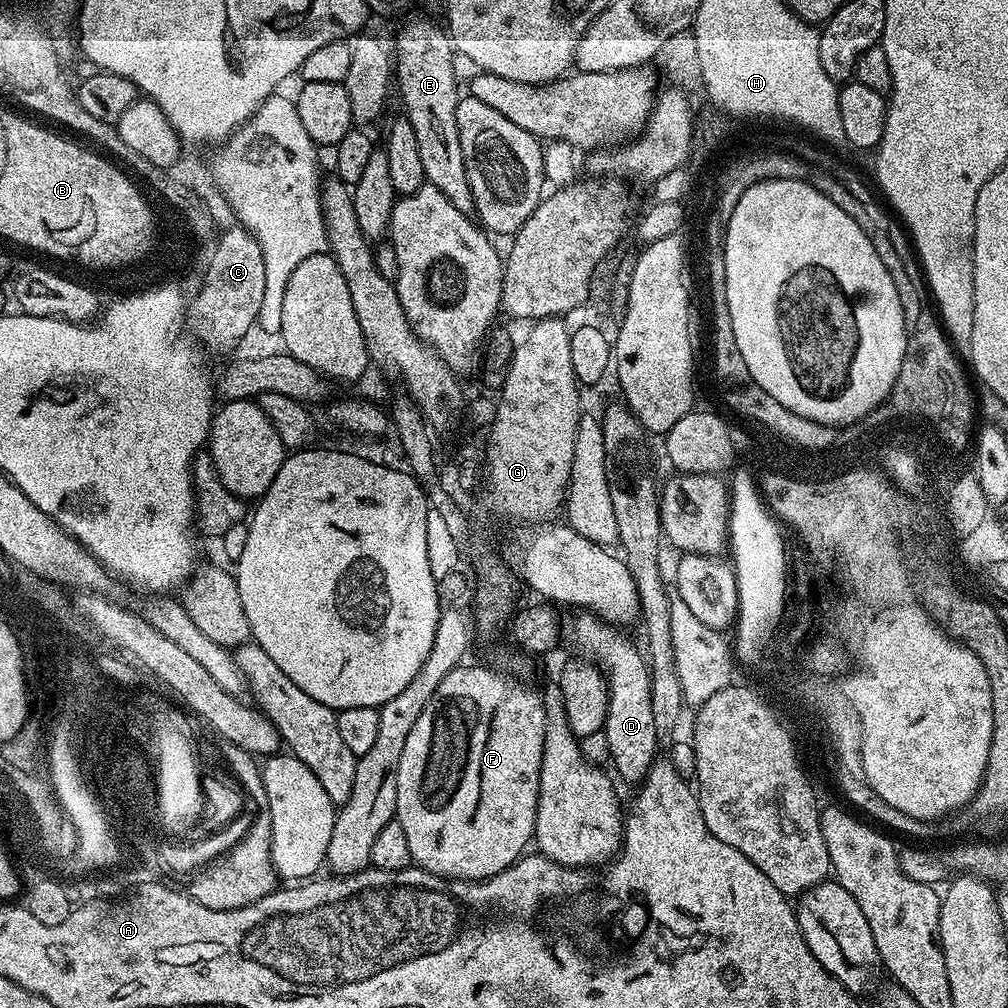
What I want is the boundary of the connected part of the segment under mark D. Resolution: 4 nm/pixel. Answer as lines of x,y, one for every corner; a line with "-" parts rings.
587,611
575,613
572,620
572,640
583,659
593,663
608,682
608,713
604,723
606,742
610,742
610,764
616,767
615,775
636,786
653,766
658,745
654,717
651,709
651,678
649,665
641,649
635,648
617,625

